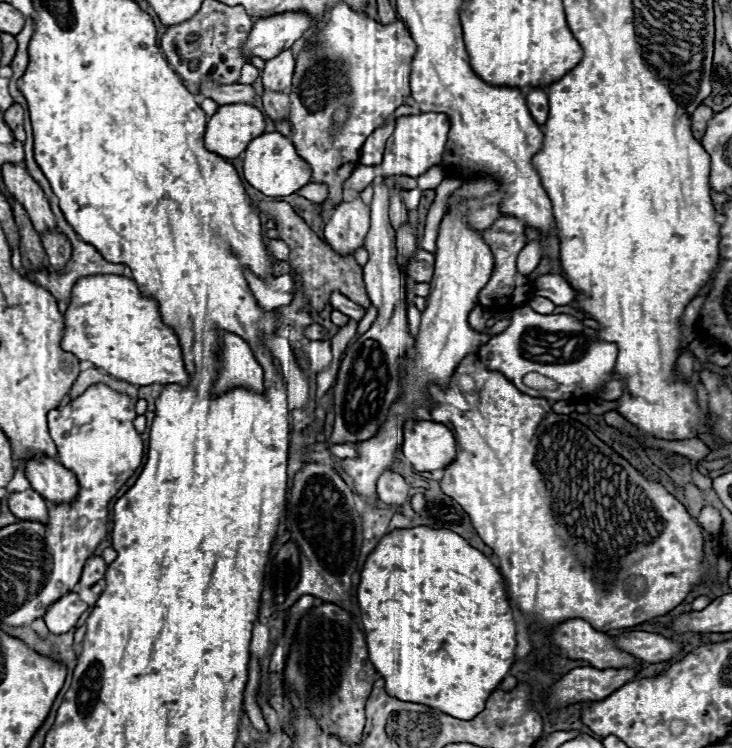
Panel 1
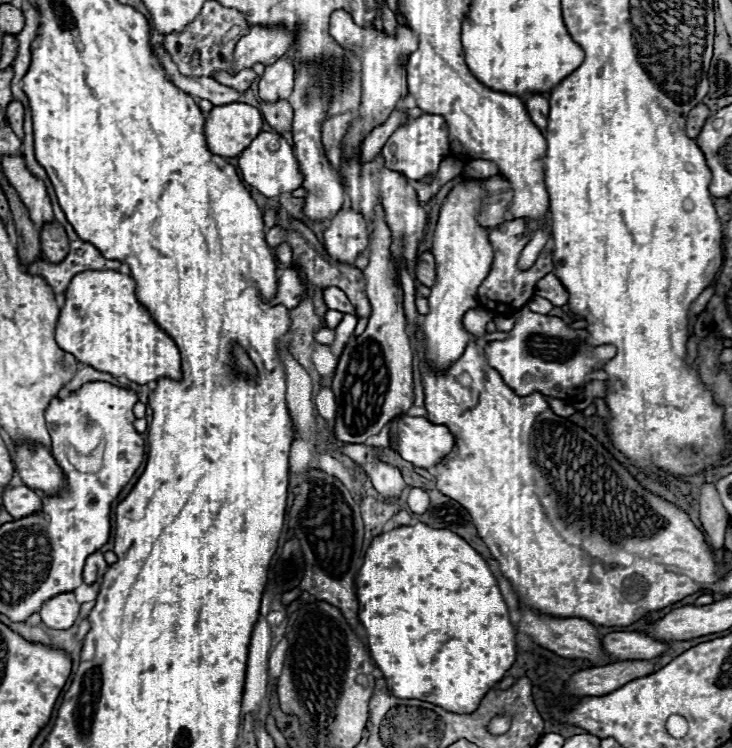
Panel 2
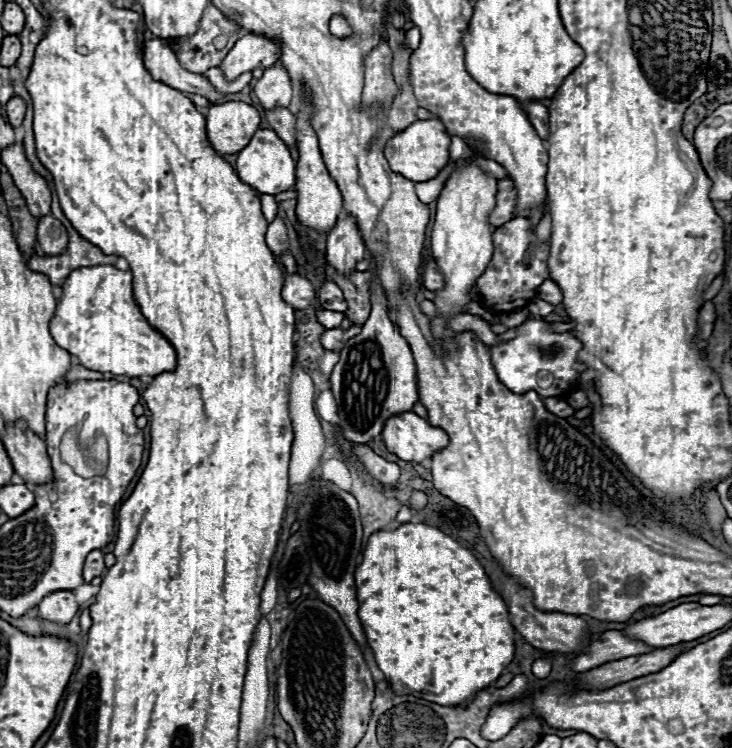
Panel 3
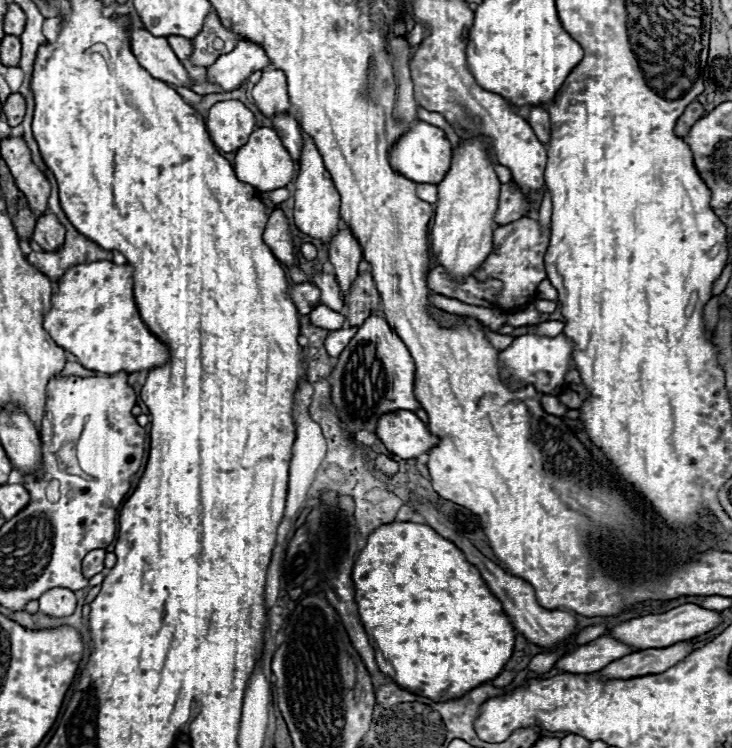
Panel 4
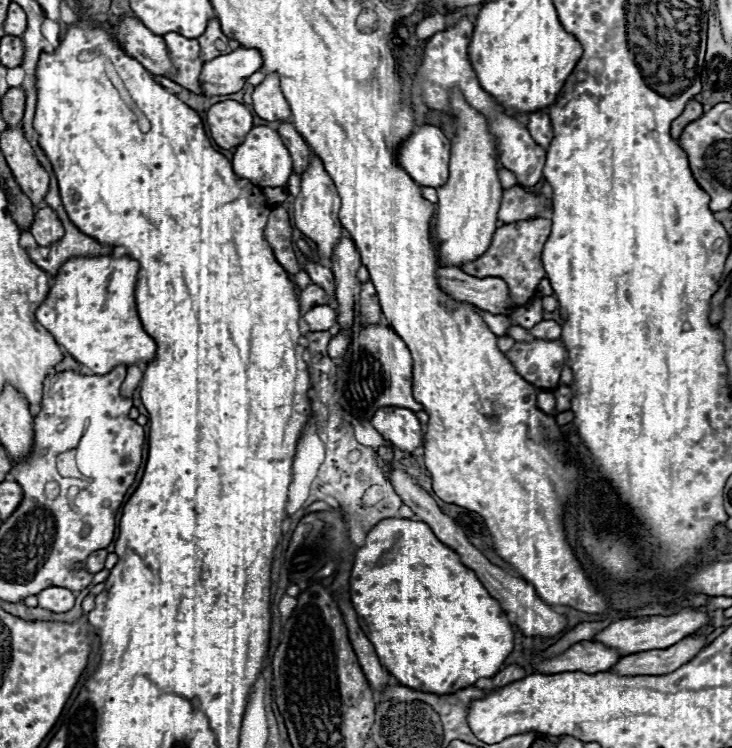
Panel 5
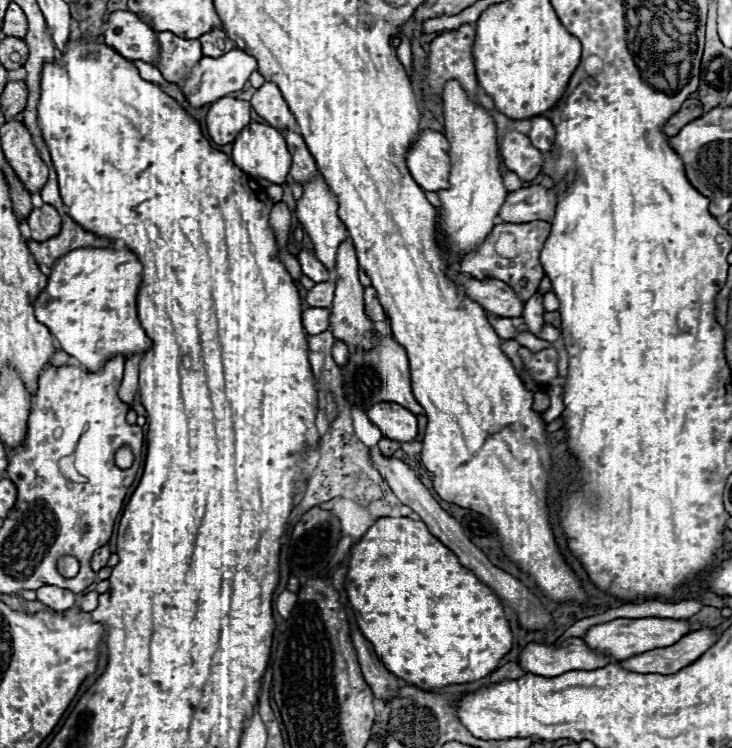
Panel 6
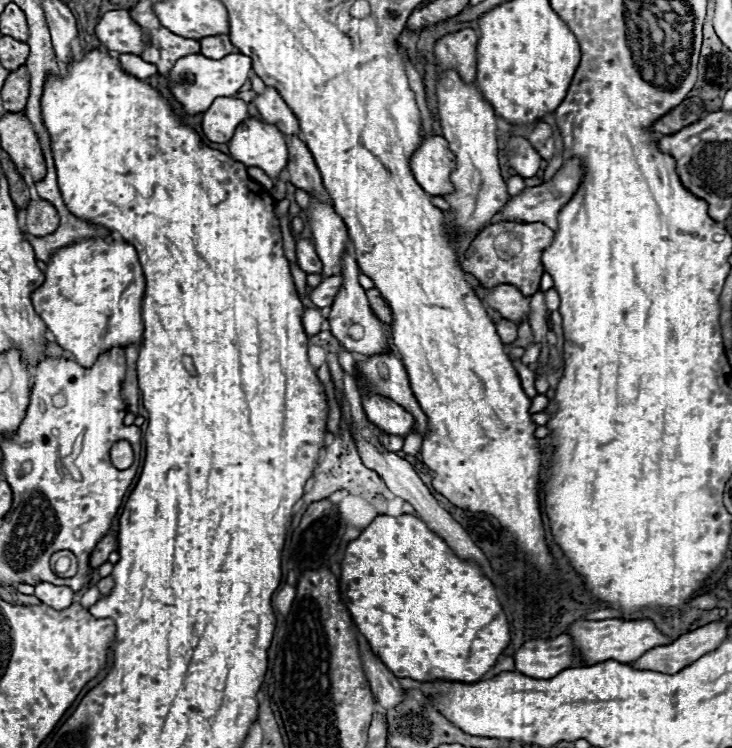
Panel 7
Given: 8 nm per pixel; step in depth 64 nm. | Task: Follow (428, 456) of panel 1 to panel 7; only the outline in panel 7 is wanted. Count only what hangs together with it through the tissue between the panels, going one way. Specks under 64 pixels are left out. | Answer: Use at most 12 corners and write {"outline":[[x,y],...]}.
{"outline":[[384,396],[364,398],[364,410],[384,434],[406,438],[414,416]]}

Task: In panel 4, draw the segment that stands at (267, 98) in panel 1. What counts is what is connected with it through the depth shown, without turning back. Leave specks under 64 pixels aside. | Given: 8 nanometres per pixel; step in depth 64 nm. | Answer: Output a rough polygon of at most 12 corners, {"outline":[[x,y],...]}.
{"outline":[[288,112],[272,116],[274,130],[300,160],[302,130]]}

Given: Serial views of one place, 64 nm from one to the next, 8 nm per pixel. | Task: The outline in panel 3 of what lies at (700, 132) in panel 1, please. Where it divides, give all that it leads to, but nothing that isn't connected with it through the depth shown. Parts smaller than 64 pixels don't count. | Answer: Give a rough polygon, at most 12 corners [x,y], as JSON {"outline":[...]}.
{"outline":[[702,104],[684,114],[682,134],[692,140],[696,126],[708,114]]}

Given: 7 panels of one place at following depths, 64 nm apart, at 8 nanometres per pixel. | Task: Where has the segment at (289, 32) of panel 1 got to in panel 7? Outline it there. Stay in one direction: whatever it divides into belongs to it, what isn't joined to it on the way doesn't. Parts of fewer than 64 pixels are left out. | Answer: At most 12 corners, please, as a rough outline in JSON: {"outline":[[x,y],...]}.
{"outline":[[202,54],[166,76],[188,114],[234,96],[252,72],[250,56]]}

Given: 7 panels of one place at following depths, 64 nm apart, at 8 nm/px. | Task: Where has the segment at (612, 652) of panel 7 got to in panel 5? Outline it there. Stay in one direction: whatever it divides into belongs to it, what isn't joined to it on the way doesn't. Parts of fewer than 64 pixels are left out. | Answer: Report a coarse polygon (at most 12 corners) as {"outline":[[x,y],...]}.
{"outline":[[696,608],[612,622],[594,642],[622,656],[668,648],[710,624]]}

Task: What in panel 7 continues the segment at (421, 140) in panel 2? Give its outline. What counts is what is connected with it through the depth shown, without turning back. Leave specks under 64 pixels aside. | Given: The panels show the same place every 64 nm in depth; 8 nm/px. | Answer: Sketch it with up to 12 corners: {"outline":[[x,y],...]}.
{"outline":[[426,136],[410,158],[434,196],[454,190],[454,156],[442,136]]}

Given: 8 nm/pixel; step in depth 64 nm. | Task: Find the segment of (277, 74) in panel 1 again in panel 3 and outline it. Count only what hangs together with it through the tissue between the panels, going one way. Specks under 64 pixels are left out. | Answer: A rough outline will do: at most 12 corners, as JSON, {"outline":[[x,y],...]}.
{"outline":[[282,64],[264,70],[254,94],[264,108],[290,106],[292,82]]}

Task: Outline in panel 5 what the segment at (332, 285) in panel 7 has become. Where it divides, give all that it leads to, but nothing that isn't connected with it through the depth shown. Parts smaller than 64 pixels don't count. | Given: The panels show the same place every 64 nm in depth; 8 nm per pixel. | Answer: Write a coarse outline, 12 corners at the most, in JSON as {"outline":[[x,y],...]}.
{"outline":[[310,284],[296,294],[300,310],[326,304],[326,292]]}

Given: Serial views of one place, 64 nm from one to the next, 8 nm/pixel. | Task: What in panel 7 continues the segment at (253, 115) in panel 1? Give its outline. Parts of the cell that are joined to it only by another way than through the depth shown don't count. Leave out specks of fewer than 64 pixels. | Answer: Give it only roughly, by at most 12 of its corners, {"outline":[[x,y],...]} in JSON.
{"outline":[[216,98],[204,112],[208,140],[226,144],[248,118],[246,102]]}

